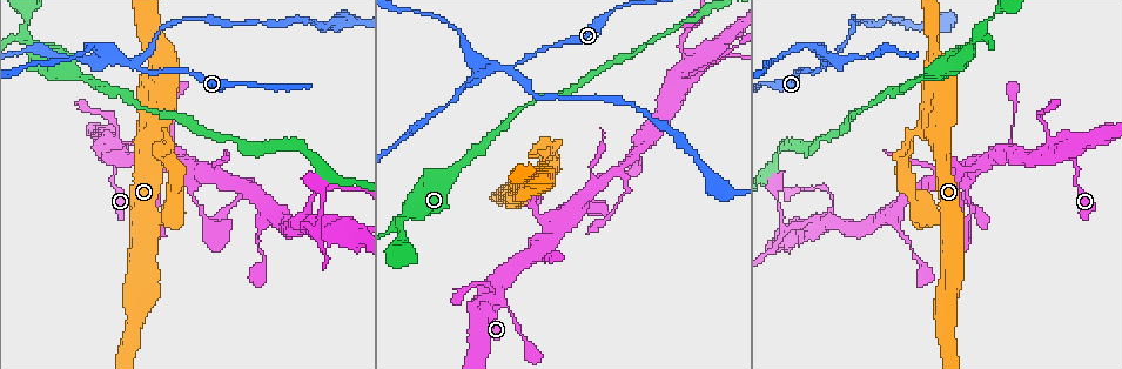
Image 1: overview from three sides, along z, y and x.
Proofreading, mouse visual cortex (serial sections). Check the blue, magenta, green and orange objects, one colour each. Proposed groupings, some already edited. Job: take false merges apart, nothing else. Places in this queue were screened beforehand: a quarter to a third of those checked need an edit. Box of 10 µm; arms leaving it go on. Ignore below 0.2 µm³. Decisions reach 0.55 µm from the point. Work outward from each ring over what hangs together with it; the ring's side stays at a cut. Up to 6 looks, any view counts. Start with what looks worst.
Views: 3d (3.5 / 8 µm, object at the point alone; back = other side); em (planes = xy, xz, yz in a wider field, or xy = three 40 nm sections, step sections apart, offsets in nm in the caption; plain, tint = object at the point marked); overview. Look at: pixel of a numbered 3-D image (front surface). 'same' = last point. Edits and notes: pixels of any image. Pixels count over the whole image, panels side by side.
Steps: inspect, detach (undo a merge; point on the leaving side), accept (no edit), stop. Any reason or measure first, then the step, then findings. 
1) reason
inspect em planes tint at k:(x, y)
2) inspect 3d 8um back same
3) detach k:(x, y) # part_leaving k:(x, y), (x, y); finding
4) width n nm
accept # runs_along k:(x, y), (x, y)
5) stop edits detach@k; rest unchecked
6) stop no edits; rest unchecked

four-way junction
inspect 3d 3.5um at 1:(311, 219)

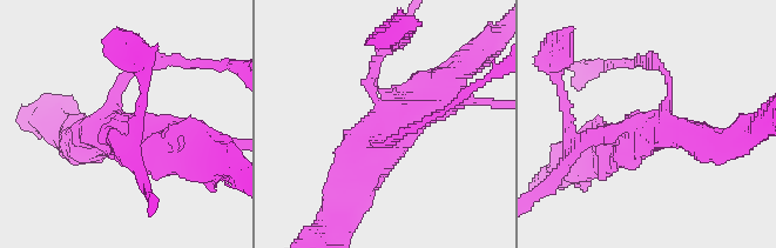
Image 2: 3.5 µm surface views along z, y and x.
arms 4; arm_widths 100, 200, 450, 450 nm; now the EM
inspect em planes tint at 2:(384, 107)

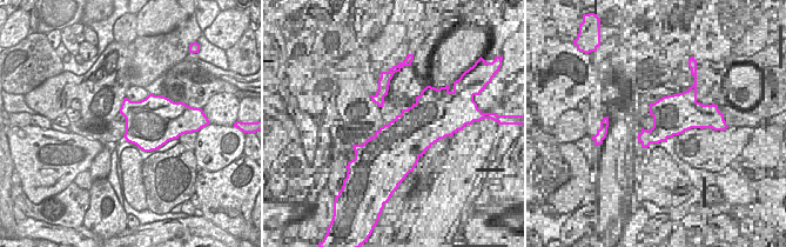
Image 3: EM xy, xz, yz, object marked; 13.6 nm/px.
width 650 nm
accept # runs_along 2:(348, 188), (358, 147), (445, 80); all the same cell

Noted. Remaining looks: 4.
abrupt turn
inspect 3d 8um at 1:(137, 64)

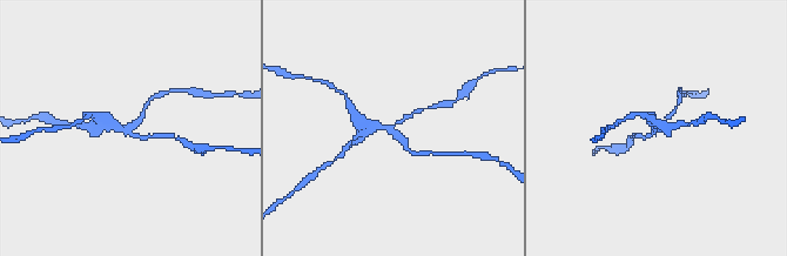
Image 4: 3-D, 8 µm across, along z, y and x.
inspect em xy step 5 tint same

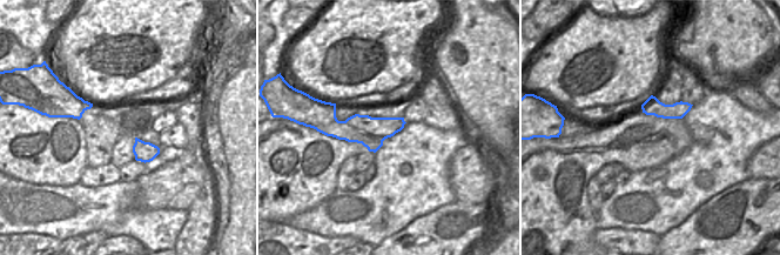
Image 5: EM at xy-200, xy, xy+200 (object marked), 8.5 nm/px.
width 260 nm
detach 4:(351, 109) # part_leaving 4:(391, 128), (417, 154); two cells meet here

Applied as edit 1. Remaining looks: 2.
thin arm on a thick one
inspect em xy step 5 tint at 1:(972, 45)

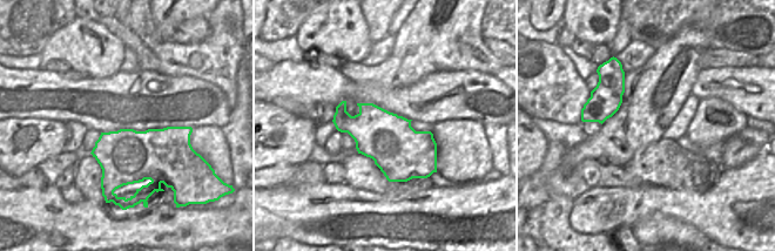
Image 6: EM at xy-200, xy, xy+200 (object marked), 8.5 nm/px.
inspect 3d 3.5um same

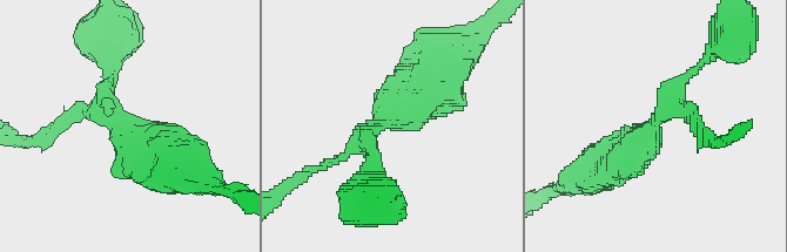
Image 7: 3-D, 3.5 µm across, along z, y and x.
arms 3
accept # runs_along 7:(621, 150), (646, 136), (697, 68); one cell here

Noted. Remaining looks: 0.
stop edits detach@4; rest unchecked

